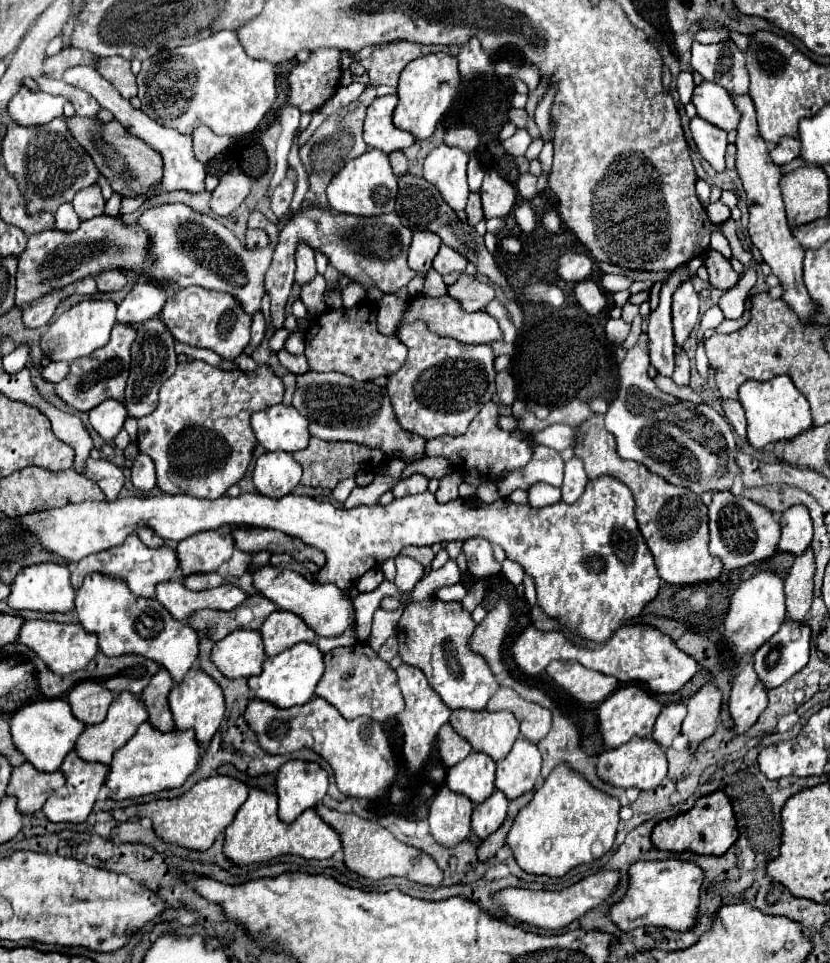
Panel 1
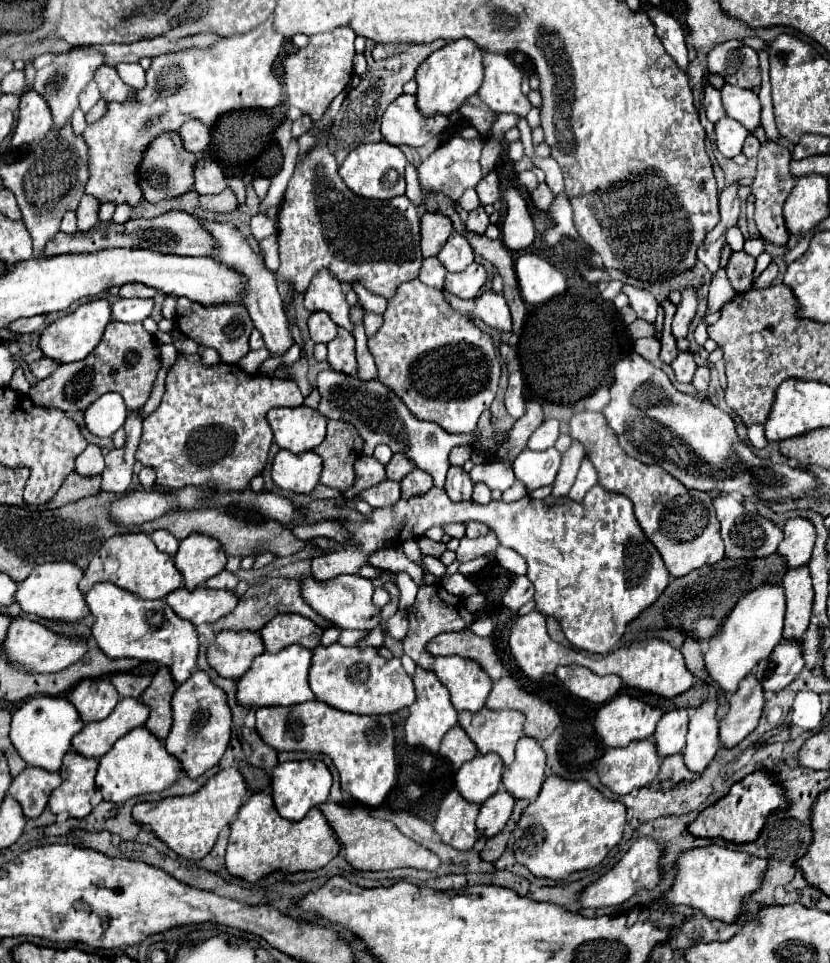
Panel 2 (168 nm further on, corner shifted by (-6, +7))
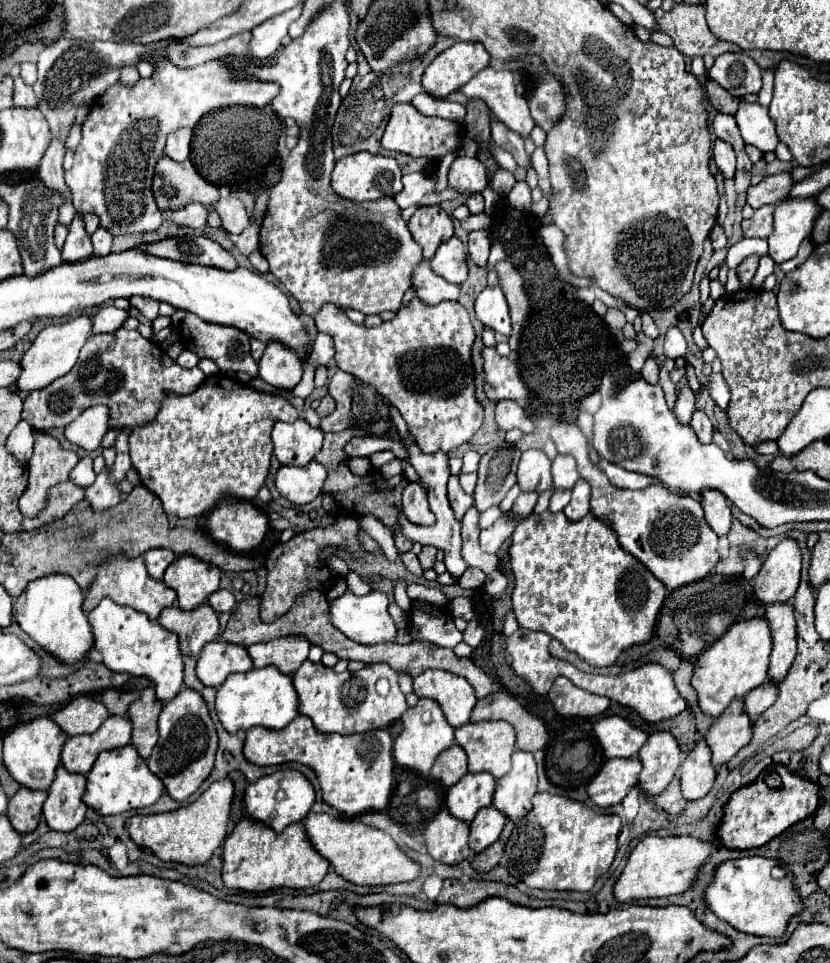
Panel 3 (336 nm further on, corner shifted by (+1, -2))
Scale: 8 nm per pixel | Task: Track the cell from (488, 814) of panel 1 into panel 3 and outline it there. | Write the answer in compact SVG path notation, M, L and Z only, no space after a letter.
M495 807L481 809L473 819L473 823L469 825L471 827L469 847L475 853L485 851L489 845L493 845L499 839L505 823L507 823L507 817L503 817L503 813L499 813Z

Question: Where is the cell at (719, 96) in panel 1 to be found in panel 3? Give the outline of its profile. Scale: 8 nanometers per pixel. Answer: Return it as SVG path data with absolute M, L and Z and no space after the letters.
M741 101L735 119L745 143L755 145L763 153L775 151L779 135L775 129L775 121L769 117L767 107L761 107L759 103Z

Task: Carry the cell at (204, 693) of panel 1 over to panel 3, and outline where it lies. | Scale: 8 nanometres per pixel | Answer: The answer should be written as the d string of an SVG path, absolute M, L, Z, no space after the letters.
M193 689L179 691L169 703L165 703L159 715L159 741L147 759L149 771L163 781L167 793L175 801L185 801L209 777L215 761L215 751L217 733L203 697Z

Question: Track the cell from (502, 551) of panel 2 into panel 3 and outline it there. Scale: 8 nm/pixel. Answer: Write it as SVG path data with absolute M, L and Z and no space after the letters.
M539 449L525 451L519 461L517 485L521 491L535 491L535 493L551 489L553 487L551 459Z

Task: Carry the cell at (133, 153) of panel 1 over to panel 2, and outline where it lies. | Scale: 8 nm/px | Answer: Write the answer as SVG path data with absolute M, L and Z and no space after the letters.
M162 132L156 136L142 154L138 168L138 186L146 202L160 202L166 198L180 196L192 188L192 164L200 154L192 154L184 148L178 132Z

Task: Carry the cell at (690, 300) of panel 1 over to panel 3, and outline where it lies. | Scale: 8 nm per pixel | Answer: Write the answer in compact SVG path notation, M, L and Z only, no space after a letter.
M671 327L665 335L665 357L677 359L677 357L683 357L685 351L687 351L687 343L683 333L677 327Z

